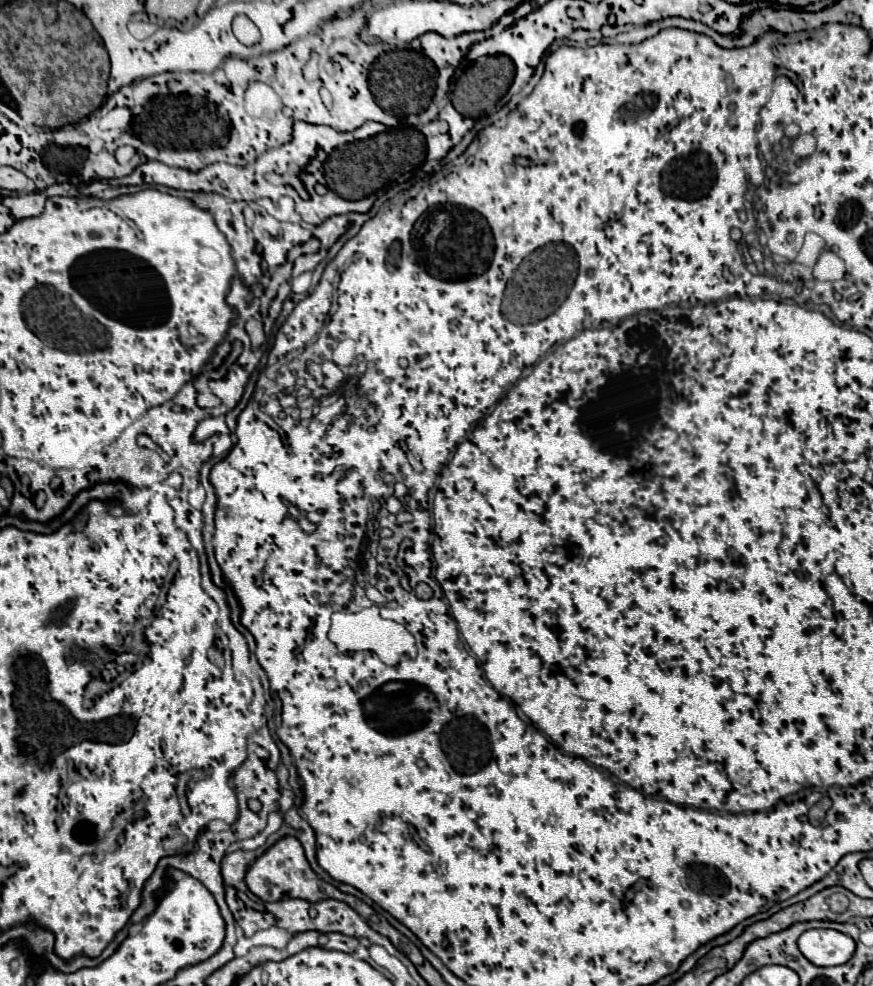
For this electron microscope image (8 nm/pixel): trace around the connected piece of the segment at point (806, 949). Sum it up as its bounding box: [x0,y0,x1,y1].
[798,929,856,967]

